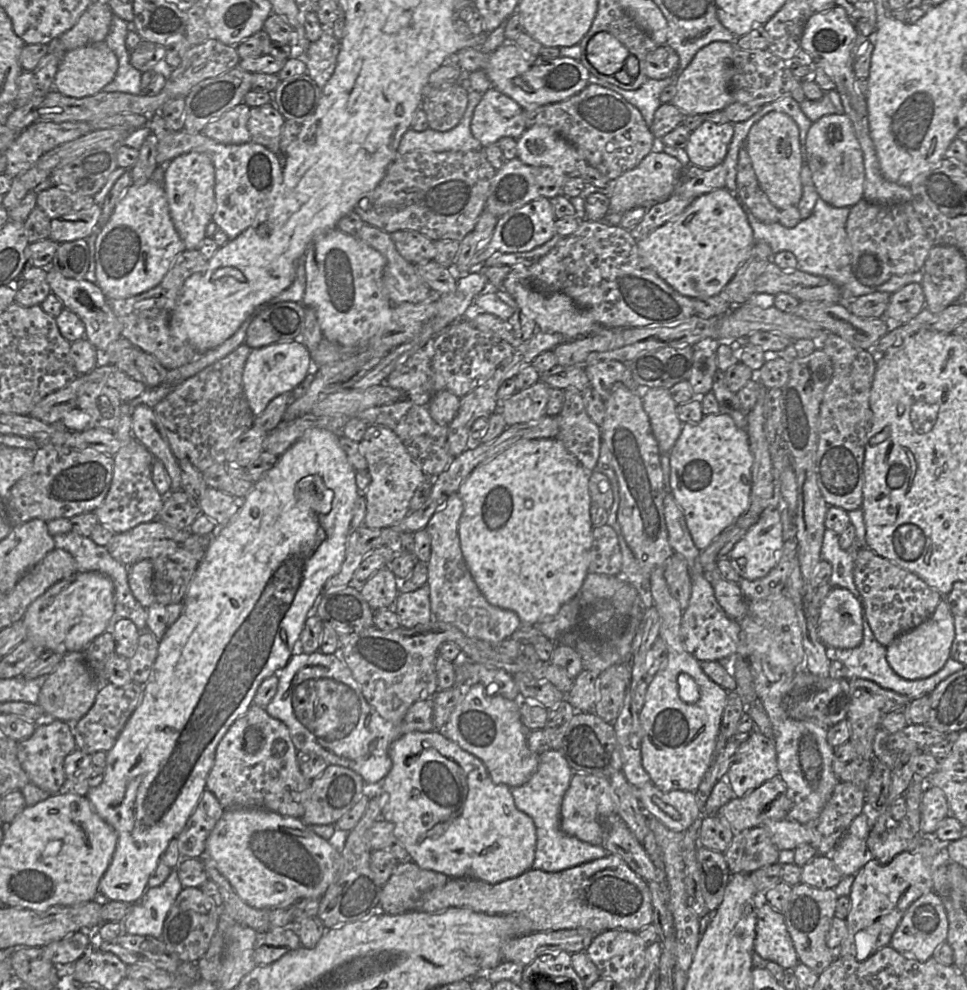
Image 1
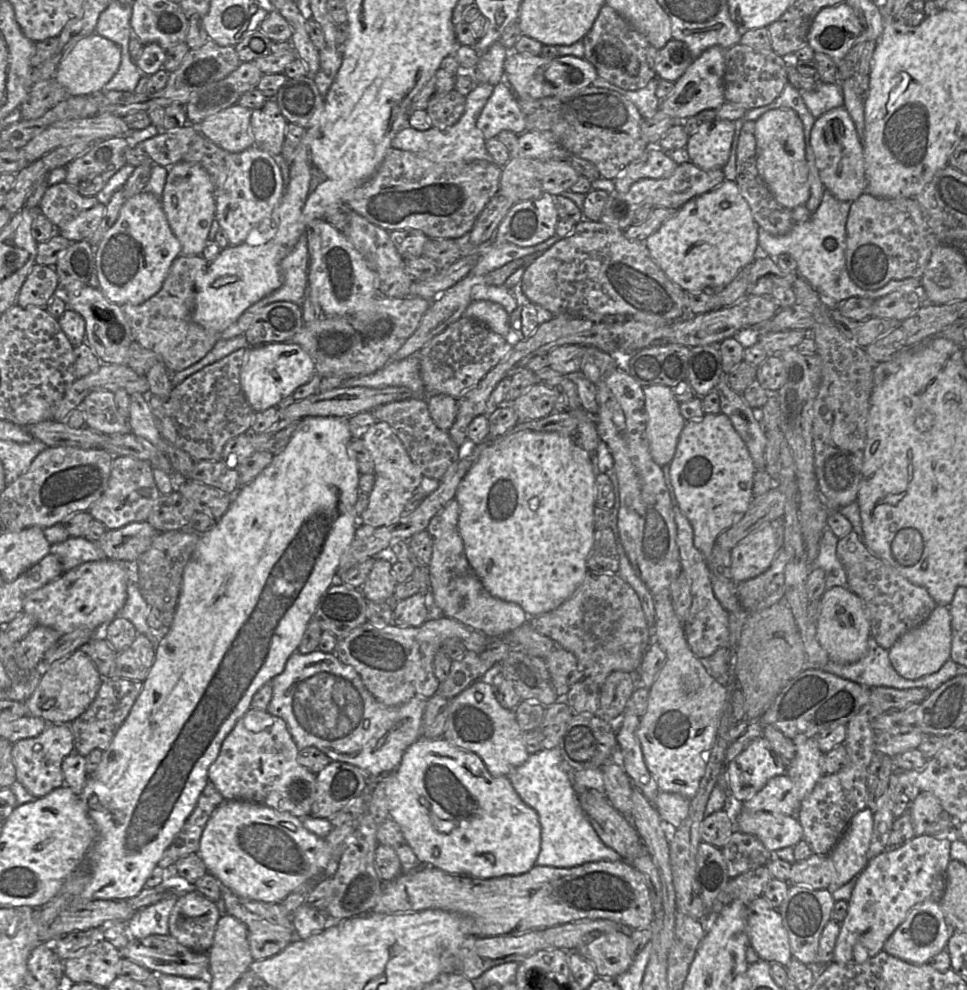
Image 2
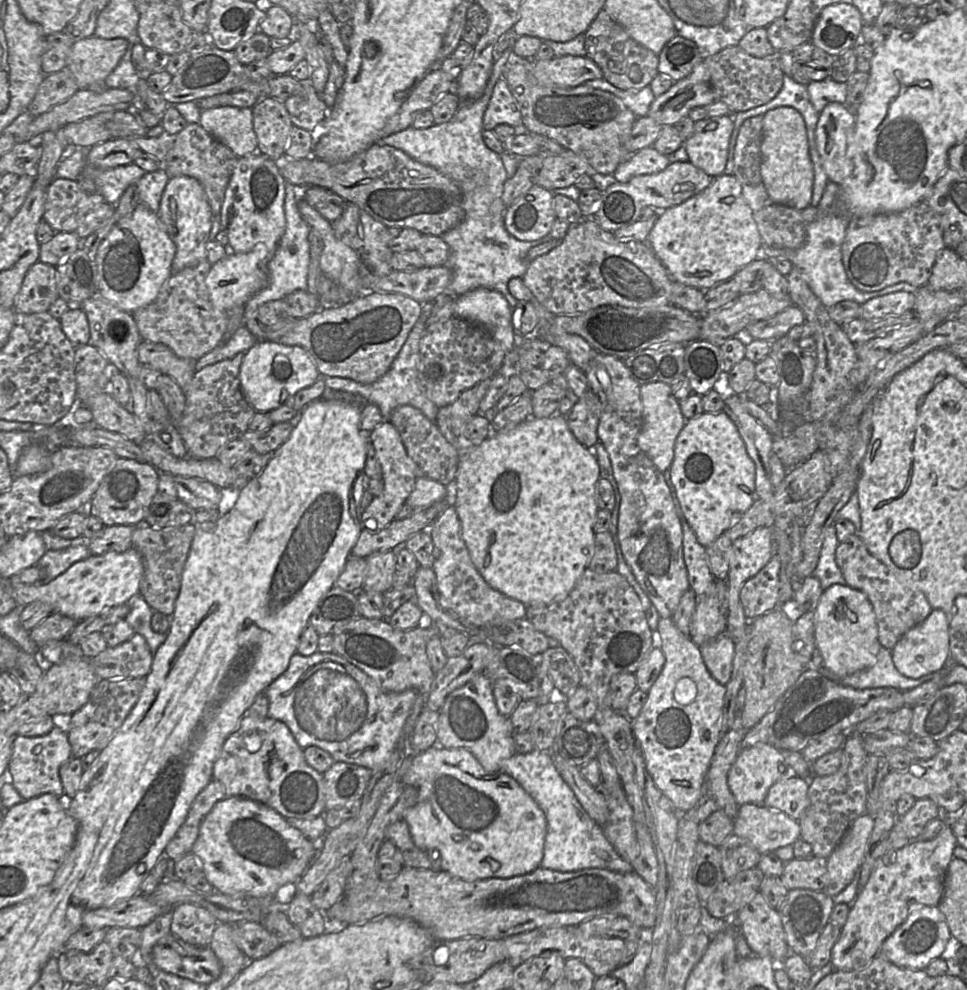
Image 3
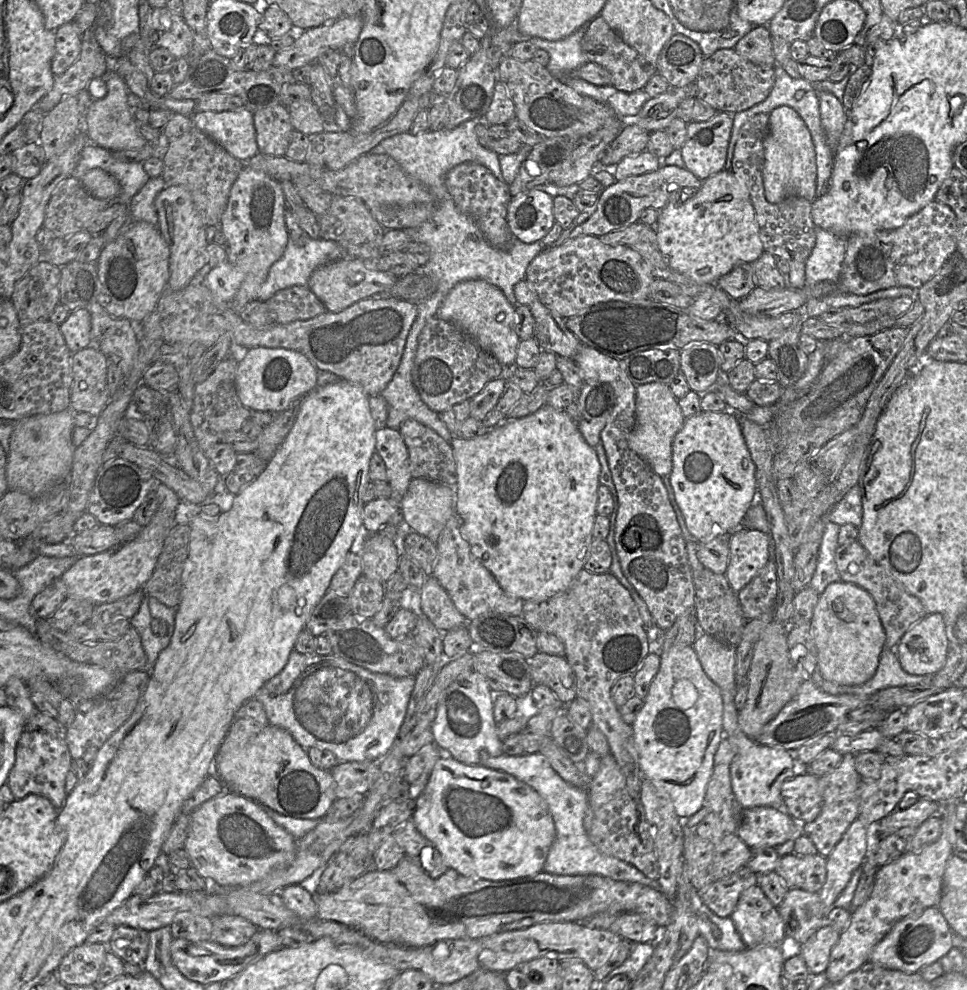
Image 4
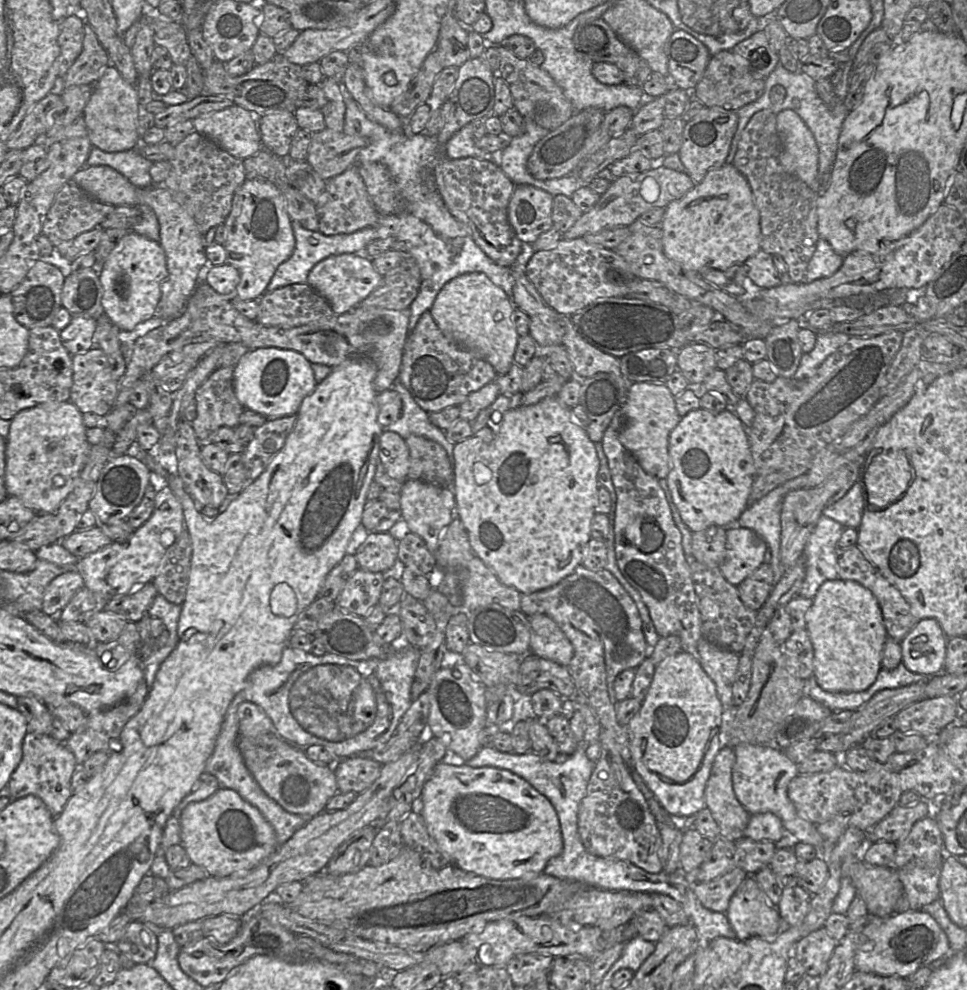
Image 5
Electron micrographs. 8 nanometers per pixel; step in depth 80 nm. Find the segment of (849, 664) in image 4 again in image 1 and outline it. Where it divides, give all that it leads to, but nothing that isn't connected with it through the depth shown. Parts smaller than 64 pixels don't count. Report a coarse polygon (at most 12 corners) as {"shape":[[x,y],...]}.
{"shape":[[833,587],[818,618],[828,648],[863,639],[863,608]]}

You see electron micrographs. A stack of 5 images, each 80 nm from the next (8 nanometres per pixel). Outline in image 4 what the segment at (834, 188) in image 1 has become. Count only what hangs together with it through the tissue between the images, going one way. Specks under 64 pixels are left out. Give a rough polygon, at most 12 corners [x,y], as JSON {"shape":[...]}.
{"shape":[[818,92],[821,125],[834,148],[848,112],[830,92]]}

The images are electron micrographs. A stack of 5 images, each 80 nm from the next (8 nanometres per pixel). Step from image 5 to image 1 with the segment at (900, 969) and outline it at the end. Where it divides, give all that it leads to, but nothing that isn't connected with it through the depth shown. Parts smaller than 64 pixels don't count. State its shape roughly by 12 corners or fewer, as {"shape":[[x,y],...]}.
{"shape":[[941,898],[906,910],[890,946],[926,962],[948,935]]}

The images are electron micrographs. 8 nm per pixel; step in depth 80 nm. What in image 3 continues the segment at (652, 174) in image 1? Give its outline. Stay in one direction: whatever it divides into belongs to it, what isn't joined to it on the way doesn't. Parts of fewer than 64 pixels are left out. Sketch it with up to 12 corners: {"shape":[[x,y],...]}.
{"shape":[[653,146],[630,155],[613,173],[627,183],[670,164]]}

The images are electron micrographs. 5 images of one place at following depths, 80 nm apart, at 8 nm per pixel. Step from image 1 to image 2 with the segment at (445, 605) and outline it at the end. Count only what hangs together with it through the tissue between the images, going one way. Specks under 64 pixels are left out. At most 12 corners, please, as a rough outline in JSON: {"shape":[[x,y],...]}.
{"shape":[[451,500],[429,522],[434,606],[500,638],[529,621],[466,557]]}

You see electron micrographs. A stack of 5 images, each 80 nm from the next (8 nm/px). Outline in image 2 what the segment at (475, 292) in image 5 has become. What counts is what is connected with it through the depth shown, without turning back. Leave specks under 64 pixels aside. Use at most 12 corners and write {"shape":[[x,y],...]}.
{"shape":[[472,301],[463,317],[484,324],[504,338],[510,315],[500,304]]}

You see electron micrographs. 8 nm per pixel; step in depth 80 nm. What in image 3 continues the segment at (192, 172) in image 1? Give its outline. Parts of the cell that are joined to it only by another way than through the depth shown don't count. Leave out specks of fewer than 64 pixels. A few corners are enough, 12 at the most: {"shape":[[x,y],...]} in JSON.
{"shape":[[169,179],[158,216],[172,273],[207,261],[214,216],[204,189]]}

